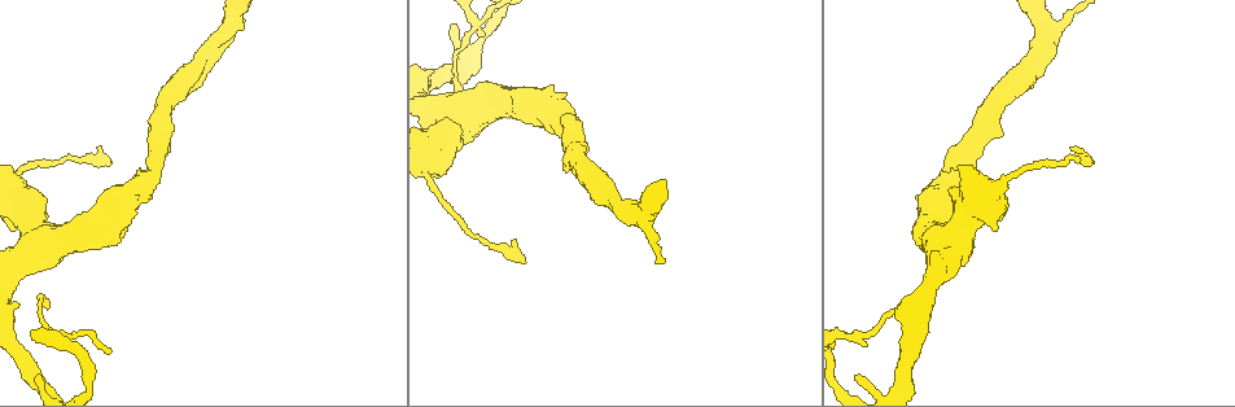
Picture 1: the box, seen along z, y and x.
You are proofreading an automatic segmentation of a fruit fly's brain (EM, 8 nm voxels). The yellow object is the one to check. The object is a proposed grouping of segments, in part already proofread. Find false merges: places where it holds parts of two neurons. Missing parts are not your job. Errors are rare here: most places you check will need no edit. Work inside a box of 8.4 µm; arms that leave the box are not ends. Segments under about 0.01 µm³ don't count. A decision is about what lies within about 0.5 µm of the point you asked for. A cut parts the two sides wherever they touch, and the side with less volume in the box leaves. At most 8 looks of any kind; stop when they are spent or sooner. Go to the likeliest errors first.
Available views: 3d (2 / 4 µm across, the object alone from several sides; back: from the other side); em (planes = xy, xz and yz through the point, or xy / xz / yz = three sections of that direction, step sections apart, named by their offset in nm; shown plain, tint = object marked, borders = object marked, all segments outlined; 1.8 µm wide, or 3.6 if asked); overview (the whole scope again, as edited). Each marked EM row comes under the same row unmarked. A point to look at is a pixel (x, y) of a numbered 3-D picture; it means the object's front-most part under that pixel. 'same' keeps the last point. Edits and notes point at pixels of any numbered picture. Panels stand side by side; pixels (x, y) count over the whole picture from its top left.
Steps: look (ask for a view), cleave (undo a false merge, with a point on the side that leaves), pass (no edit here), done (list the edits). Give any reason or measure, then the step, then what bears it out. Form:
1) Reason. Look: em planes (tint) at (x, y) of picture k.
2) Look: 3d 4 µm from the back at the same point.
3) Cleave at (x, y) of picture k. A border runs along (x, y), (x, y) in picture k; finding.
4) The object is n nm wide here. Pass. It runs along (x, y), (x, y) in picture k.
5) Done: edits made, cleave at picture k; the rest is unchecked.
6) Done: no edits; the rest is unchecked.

Sharp bend. Look: em yz step 16 (tint) at (472, 21) of picture 1.

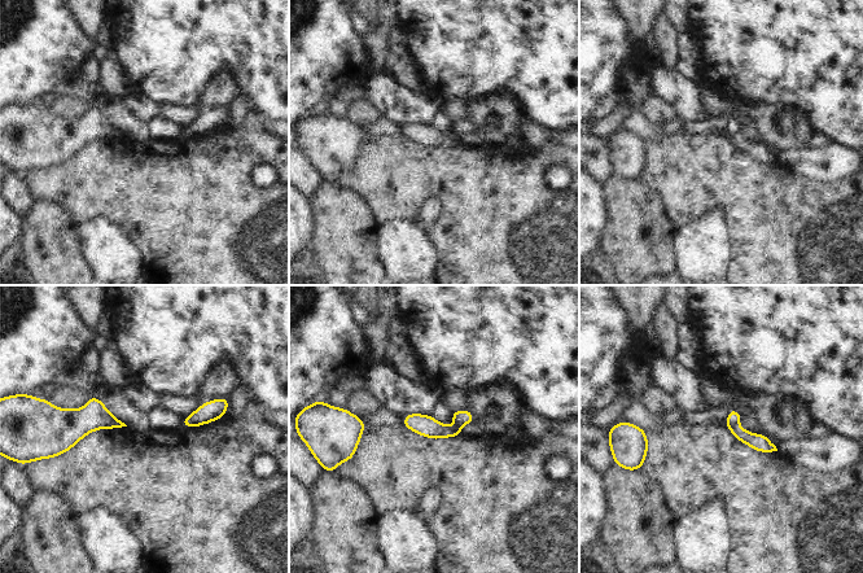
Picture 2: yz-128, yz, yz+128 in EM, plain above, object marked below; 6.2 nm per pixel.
Cleave at (734, 416) of picture 2. A border runs along (726, 423), (736, 425) in picture 2; a second neuron is stuck on.

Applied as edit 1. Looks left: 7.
Sudden change in width. Look: em planes (tint) at (1014, 175) of picture 1.

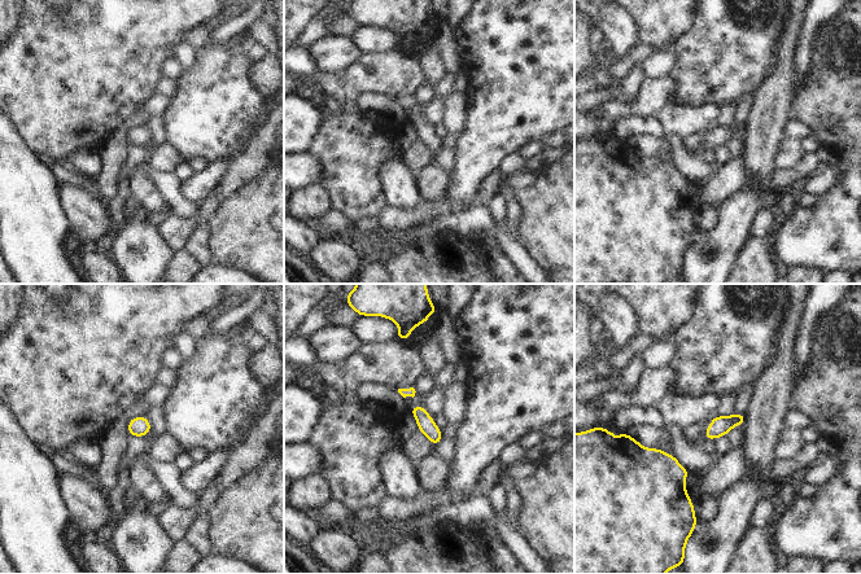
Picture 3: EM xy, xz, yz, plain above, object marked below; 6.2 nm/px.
Pass. All the same neuron.

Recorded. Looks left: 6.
Thick turns thin. Look: em 3.6 µm planes (tint) at (642, 217) of picture 1.

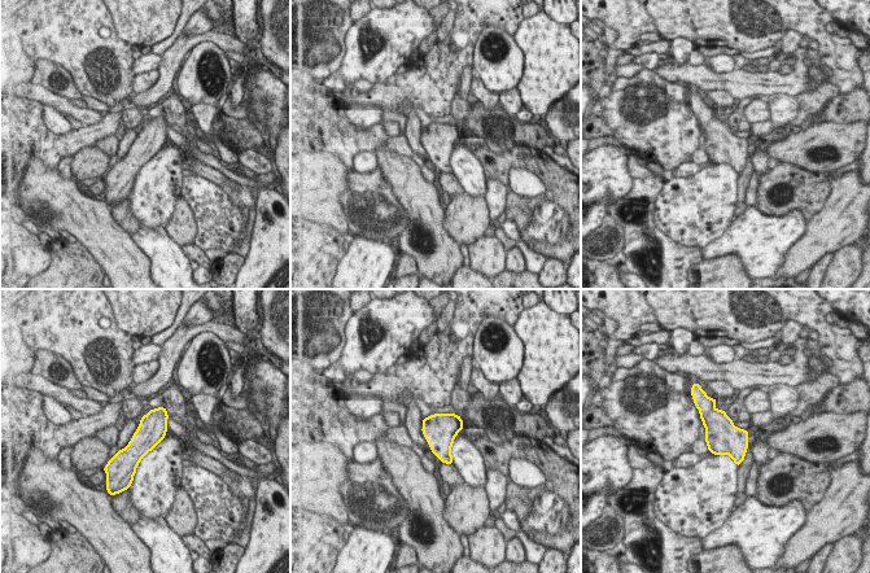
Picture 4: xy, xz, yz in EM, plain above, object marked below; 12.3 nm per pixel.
Pass. One neuron here.

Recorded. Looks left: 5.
Done: edits made, cleave at picture 2; the rest is unchecked.

